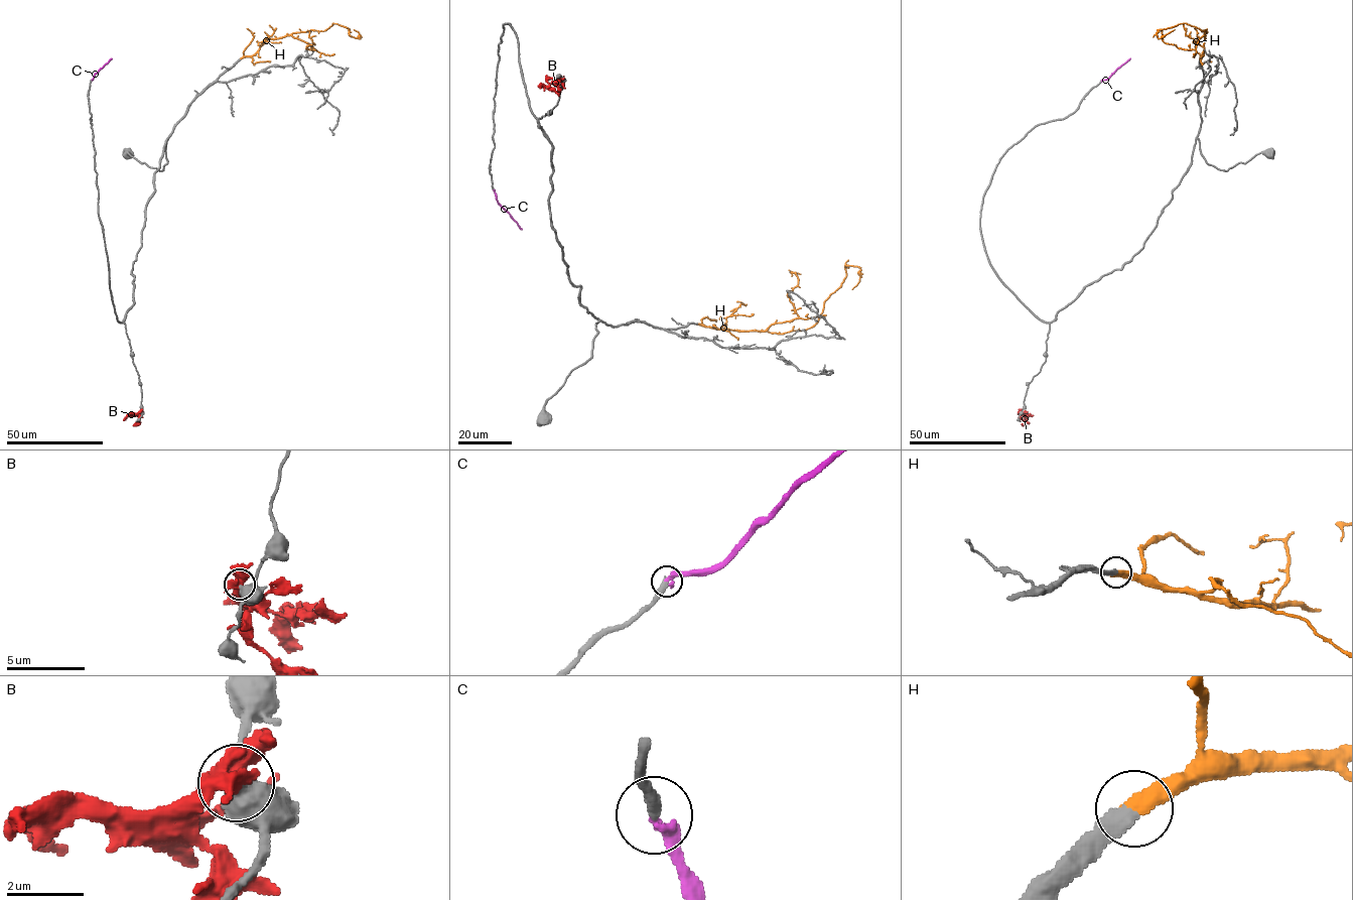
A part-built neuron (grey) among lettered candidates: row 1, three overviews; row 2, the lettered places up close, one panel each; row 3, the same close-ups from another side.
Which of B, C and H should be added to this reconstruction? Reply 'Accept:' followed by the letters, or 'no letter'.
Accept: H

